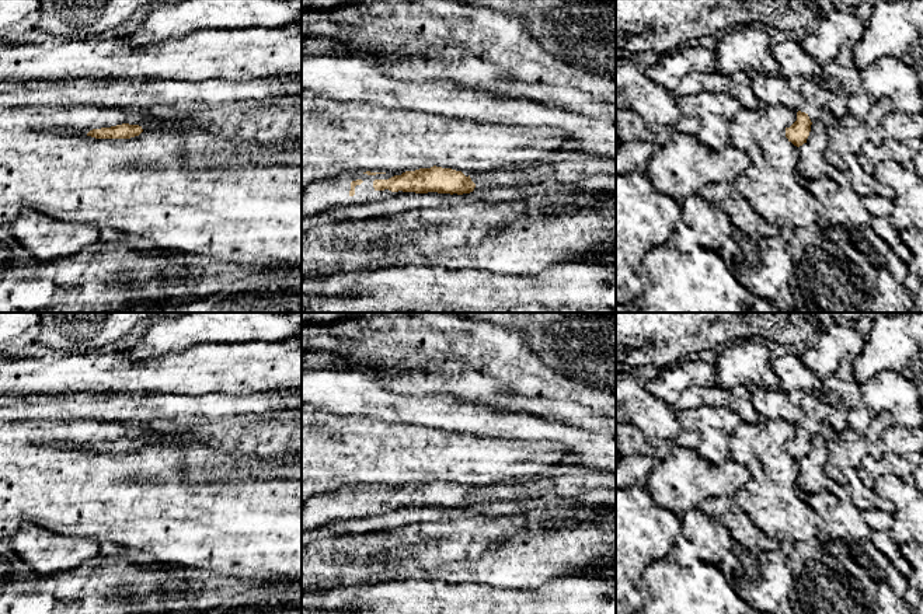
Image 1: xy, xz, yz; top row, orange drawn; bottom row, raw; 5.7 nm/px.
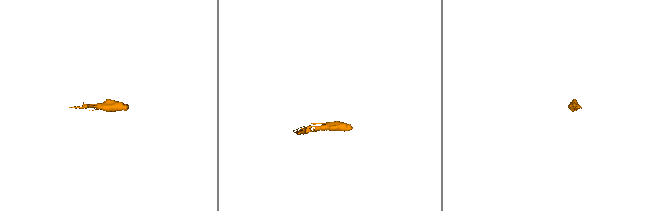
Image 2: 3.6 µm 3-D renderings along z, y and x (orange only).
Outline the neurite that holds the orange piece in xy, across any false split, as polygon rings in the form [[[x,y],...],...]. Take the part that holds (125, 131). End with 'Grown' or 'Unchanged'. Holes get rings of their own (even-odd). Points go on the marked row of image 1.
[[[122,123],[111,128],[93,129],[87,136],[95,139],[130,139],[139,136],[143,132],[139,125]]]. Unchanged

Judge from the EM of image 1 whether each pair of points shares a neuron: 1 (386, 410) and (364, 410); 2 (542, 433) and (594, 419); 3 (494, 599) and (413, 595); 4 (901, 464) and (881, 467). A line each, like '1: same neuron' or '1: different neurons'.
1: same neuron
2: different neurons
3: same neuron
4: same neuron

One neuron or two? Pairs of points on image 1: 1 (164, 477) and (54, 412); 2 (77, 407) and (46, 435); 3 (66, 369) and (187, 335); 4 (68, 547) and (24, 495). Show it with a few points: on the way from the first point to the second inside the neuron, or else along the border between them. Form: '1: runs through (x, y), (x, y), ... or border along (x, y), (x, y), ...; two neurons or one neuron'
1: border along (54, 419), (75, 422); two neurons
2: border along (32, 419), (68, 419), (75, 422); two neurons
3: border along (122, 355), (129, 359), (152, 359), (157, 355); two neurons
4: border along (24, 522), (35, 522), (58, 533), (87, 537); two neurons

